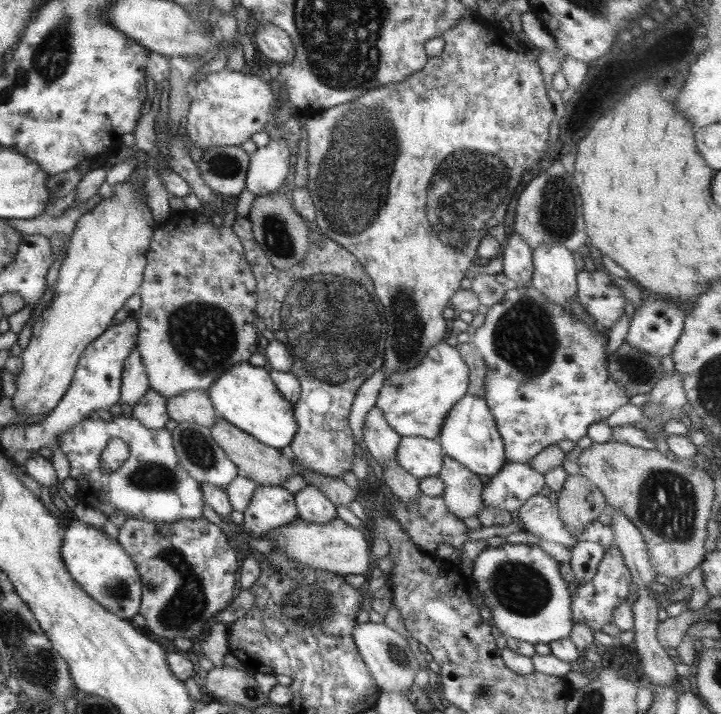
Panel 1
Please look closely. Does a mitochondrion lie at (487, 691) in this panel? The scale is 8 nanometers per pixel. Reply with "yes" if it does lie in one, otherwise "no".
yes

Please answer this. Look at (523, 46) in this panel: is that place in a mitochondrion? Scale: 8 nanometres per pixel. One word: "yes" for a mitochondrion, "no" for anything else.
no

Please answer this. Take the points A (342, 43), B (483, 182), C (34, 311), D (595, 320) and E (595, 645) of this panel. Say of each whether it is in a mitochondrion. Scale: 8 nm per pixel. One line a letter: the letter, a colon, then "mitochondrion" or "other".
A: mitochondrion
B: mitochondrion
C: other
D: other
E: other

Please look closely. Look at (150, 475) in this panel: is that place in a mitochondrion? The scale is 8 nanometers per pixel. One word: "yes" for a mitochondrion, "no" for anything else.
yes

